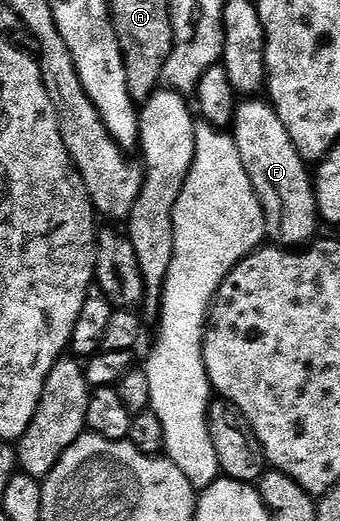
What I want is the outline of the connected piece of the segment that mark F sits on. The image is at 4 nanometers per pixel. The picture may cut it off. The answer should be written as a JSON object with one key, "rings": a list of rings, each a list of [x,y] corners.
{"rings":[[[244,100],[237,105],[236,114],[230,125],[231,133],[236,139],[236,147],[242,156],[242,164],[250,176],[250,184],[260,198],[264,209],[264,229],[269,243],[279,244],[285,248],[303,248],[317,237],[316,222],[316,187],[313,175],[310,173],[309,163],[294,148],[294,140],[290,140],[290,132],[282,120],[278,120],[278,112],[273,108],[271,101]]]}

